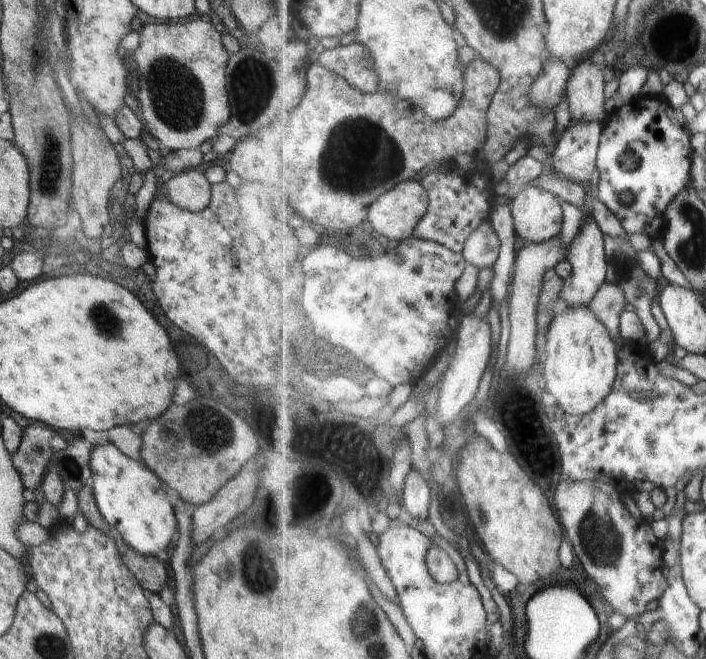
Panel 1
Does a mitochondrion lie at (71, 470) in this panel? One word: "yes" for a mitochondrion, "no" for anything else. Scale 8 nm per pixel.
yes

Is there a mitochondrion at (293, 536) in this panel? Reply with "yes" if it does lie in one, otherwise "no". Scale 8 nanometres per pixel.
no

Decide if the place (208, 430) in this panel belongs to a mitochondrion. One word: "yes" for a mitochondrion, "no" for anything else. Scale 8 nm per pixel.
yes

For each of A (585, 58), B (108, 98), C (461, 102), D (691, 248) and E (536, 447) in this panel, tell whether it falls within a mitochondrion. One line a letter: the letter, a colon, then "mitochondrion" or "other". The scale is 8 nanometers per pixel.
A: other
B: other
C: other
D: mitochondrion
E: mitochondrion

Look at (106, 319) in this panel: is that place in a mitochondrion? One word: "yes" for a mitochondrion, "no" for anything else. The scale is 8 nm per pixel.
yes

